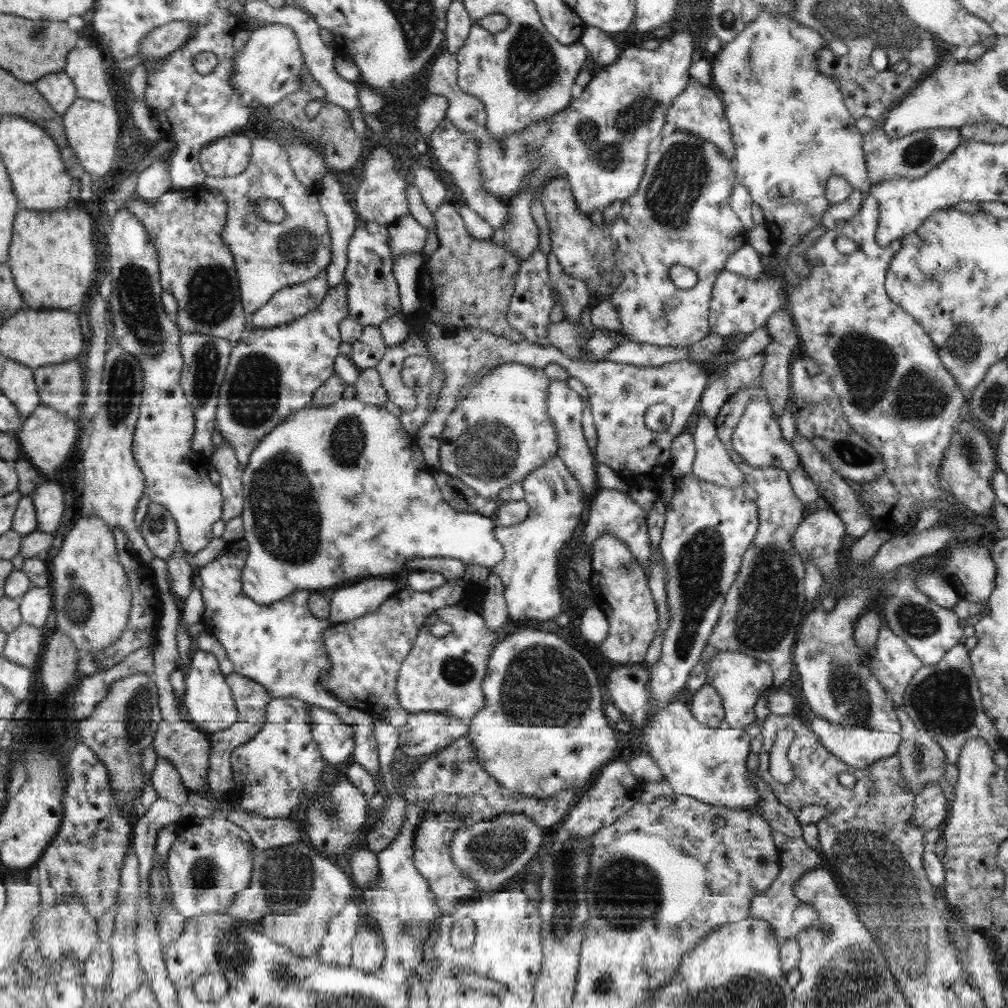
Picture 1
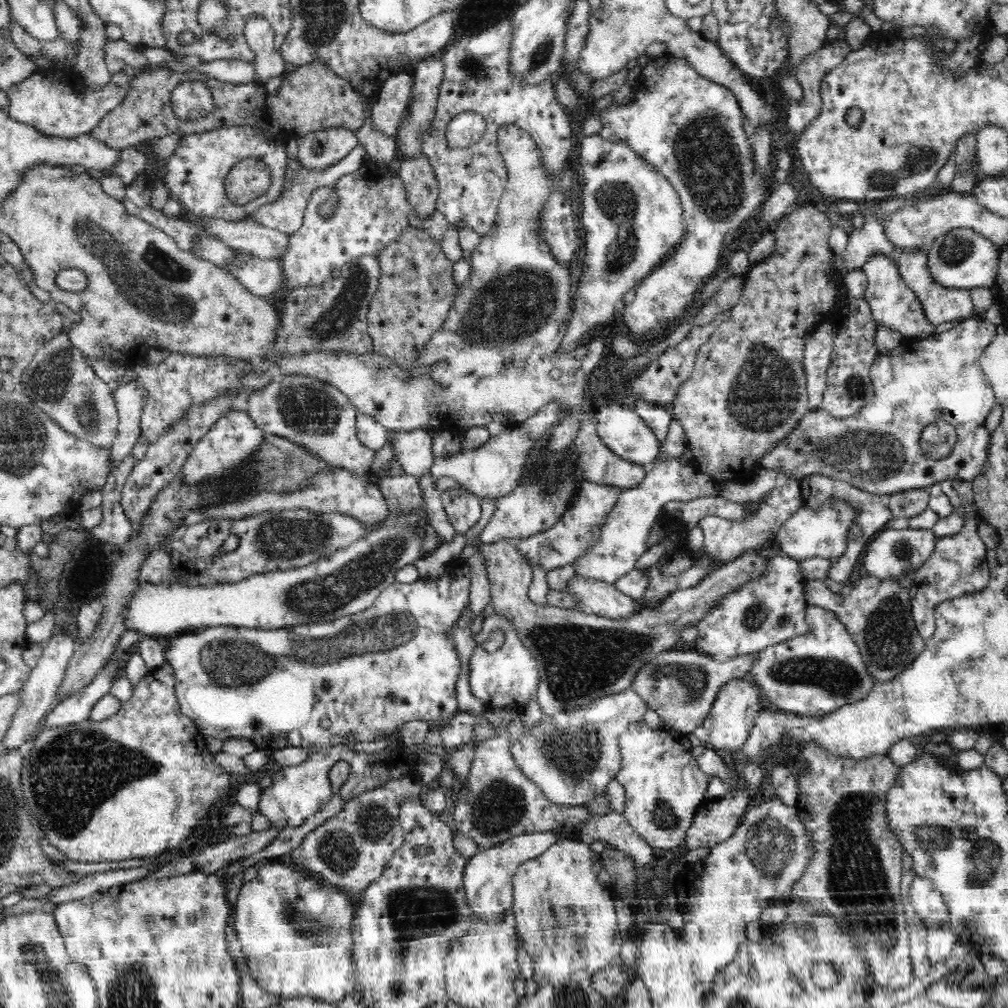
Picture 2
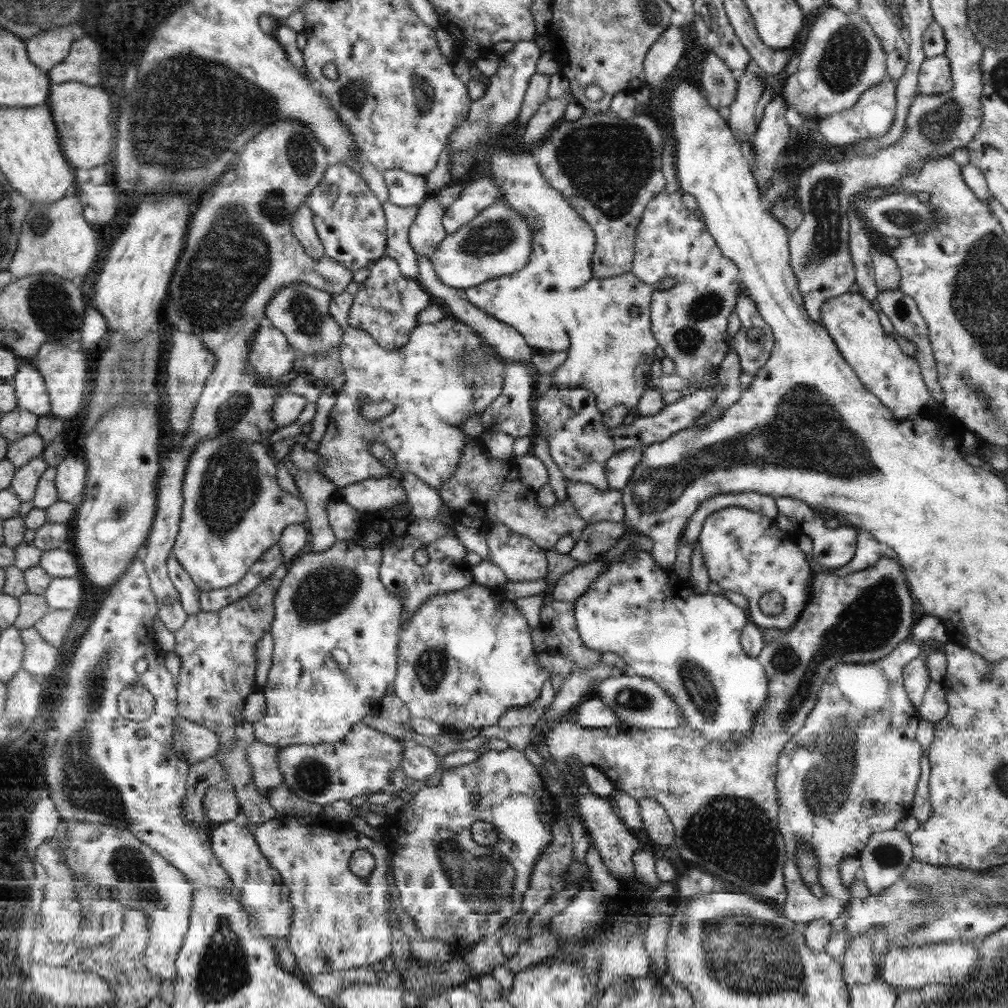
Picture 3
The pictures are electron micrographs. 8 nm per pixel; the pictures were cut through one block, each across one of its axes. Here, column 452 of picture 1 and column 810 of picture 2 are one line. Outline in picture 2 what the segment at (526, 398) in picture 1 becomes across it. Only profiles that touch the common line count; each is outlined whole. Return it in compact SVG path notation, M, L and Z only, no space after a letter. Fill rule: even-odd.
M972 316L943 333L934 332L928 338L904 340L894 350L879 352L869 372L875 391L872 402L846 418L832 417L822 407L809 409L784 440L777 442L762 455L759 469L771 468L785 472L789 478L795 478L798 482L808 476L821 474L877 495L893 495L903 490L925 488L954 477L973 482L973 478L985 469L983 466L988 458L991 433L984 426L984 420L995 404L994 390L981 369L979 358L994 340L996 327L980 316ZM936 421L951 424L957 432L957 441L946 458L928 459L924 451L918 448L918 442L922 430Z

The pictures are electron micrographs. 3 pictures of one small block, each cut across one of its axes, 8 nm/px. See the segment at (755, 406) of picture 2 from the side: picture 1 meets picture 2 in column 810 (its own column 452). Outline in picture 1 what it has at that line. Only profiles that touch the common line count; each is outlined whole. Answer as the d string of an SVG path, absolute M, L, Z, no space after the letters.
M443 203L433 213L436 220L438 250L429 256L421 270L419 293L421 310L415 315L432 321L448 332L458 328L480 329L519 343L523 336L507 321L521 261L492 240L475 240L453 205Z

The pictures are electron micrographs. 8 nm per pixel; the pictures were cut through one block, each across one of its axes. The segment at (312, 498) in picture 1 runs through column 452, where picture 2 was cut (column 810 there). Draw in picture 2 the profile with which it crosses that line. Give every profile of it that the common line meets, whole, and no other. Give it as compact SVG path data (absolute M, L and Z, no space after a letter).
M832 500L818 510L804 504L778 529L774 542L778 544L781 554L795 558L797 561L816 556L835 561L845 553L847 530L853 523L856 513L855 508L841 500Z

